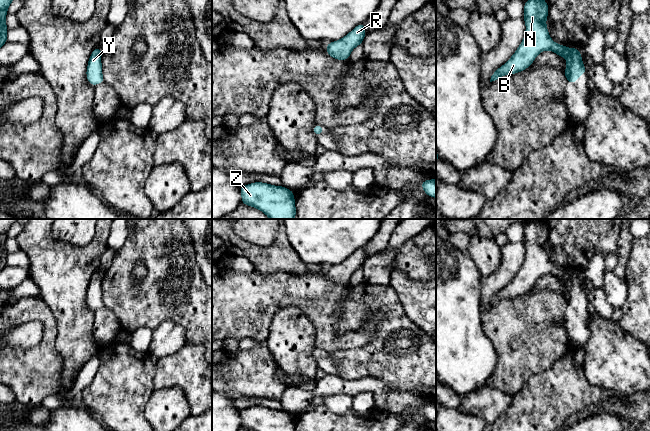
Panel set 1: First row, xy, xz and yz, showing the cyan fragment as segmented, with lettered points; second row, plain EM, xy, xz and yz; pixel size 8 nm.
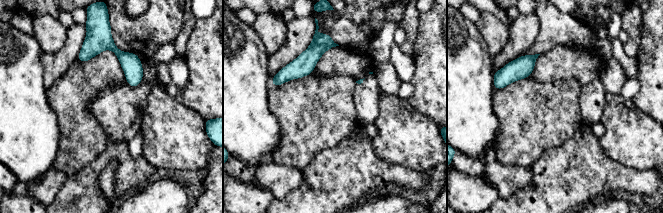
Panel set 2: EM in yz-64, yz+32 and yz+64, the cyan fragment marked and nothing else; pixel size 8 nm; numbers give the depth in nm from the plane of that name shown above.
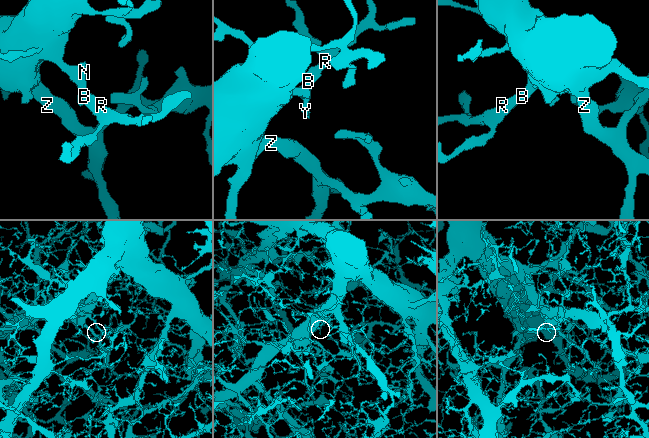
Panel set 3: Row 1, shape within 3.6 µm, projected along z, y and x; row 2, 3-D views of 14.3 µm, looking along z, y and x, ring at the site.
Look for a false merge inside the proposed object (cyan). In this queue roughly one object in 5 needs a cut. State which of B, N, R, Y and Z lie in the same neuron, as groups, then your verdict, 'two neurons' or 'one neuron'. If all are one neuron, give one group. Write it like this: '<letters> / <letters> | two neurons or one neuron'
B N R Y Z | one neuron

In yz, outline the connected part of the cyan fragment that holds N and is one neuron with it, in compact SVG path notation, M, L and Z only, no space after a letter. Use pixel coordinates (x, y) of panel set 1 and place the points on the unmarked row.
M541 220L525 225L523 242L526 248L526 256L524 264L512 281L493 297L490 306L503 299L515 298L525 294L533 287L537 279L544 274L551 274L567 284L564 298L568 307L575 307L582 297L587 296L579 273L556 268L550 262L546 250L548 233L549 230Z

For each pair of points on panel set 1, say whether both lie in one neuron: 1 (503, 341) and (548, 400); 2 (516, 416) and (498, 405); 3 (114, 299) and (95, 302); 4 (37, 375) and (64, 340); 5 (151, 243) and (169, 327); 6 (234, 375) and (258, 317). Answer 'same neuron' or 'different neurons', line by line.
1: different neurons
2: different neurons
3: different neurons
4: different neurons
5: different neurons
6: different neurons

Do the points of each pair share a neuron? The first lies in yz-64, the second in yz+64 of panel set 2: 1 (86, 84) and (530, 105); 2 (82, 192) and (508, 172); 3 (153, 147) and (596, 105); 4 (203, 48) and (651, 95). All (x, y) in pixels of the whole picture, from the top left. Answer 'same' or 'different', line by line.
1: same
2: different
3: different
4: same

